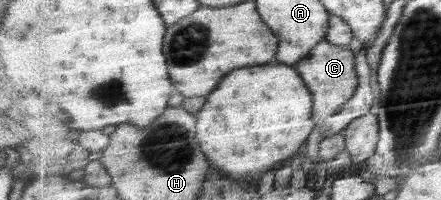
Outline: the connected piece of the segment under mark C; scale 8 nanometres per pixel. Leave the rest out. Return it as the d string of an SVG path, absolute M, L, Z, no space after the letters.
M324 41L316 49L312 50L310 56L296 65L306 80L308 88L314 94L315 105L313 118L317 125L324 123L324 120L339 114L344 105L354 97L356 90L360 88L360 76L358 74L357 55L348 47L340 47L332 42Z

